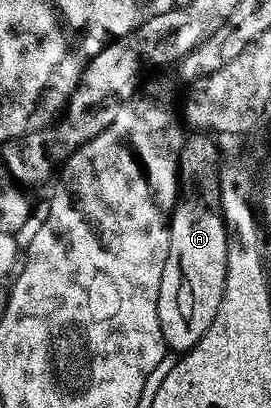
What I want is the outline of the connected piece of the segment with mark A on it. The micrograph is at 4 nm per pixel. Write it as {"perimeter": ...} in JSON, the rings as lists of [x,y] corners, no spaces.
{"perimeter":[[[192,134],[184,141],[181,156],[178,157],[179,194],[170,217],[168,259],[165,260],[160,282],[160,296],[157,298],[157,315],[160,317],[161,334],[167,347],[183,354],[195,346],[215,319],[216,310],[223,298],[227,274],[226,223],[222,216],[219,172],[220,154],[211,135]]]}

